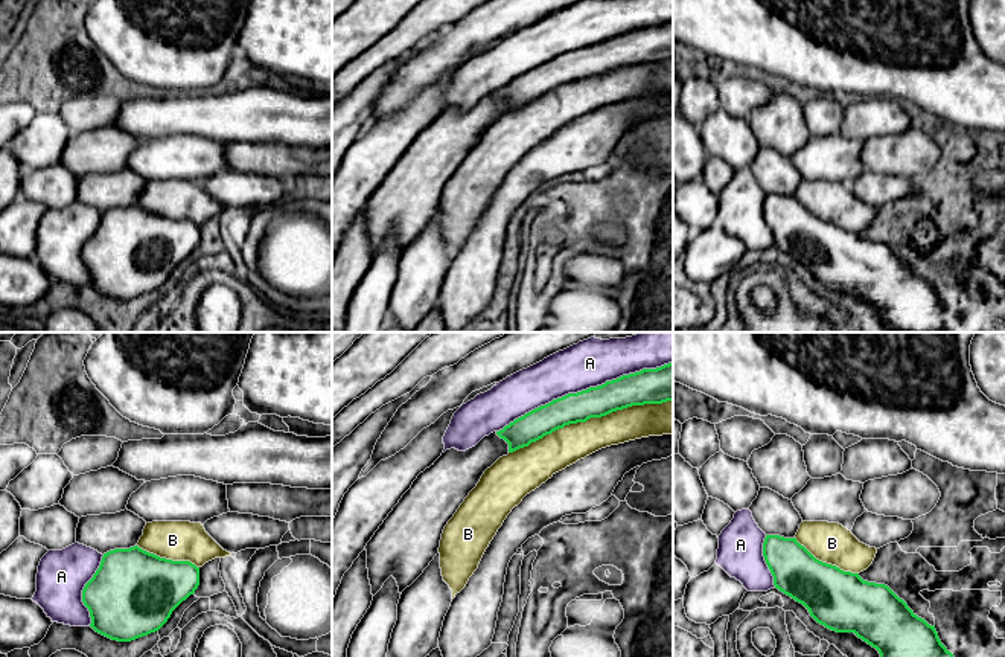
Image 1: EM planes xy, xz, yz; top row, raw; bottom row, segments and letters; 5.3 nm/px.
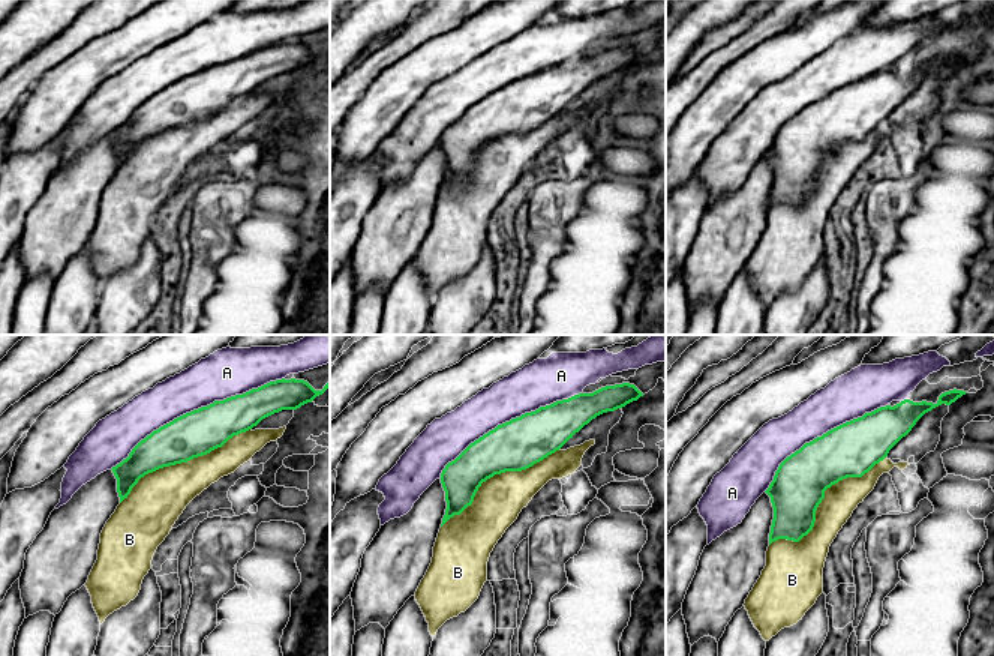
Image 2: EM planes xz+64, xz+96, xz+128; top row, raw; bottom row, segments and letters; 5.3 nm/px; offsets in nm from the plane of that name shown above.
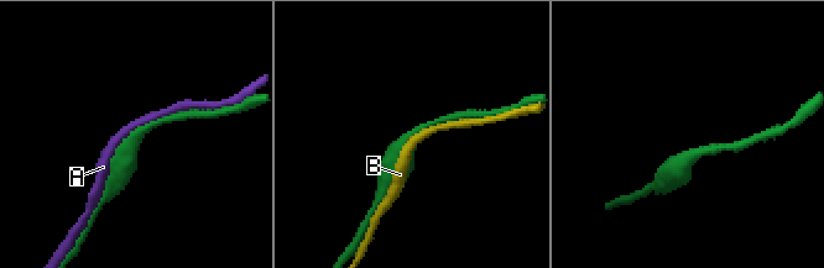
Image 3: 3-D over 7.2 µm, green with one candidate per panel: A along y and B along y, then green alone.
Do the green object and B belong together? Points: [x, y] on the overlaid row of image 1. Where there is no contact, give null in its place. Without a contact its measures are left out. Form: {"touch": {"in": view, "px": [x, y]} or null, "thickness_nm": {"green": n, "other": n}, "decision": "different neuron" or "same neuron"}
{"touch": {"in": "xz", "px": [590, 418]}, "thickness_nm": {"green": 170, "other": 200}, "decision": "different neuron"}

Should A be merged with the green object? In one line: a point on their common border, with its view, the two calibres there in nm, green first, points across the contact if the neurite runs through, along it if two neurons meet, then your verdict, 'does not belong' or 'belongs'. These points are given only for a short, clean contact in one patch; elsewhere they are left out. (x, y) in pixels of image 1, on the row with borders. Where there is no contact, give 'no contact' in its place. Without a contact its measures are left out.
meets green in xz at (583, 390); 170 nm thick on the green side, 260 nm on the other; does not belong

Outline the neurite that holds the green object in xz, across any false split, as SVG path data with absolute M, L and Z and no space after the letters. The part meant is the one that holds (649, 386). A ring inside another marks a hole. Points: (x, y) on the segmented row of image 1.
M673 361L553 399L515 419L496 434L509 444L509 453L513 453L565 425L586 422L632 405L667 401L673 401Z

